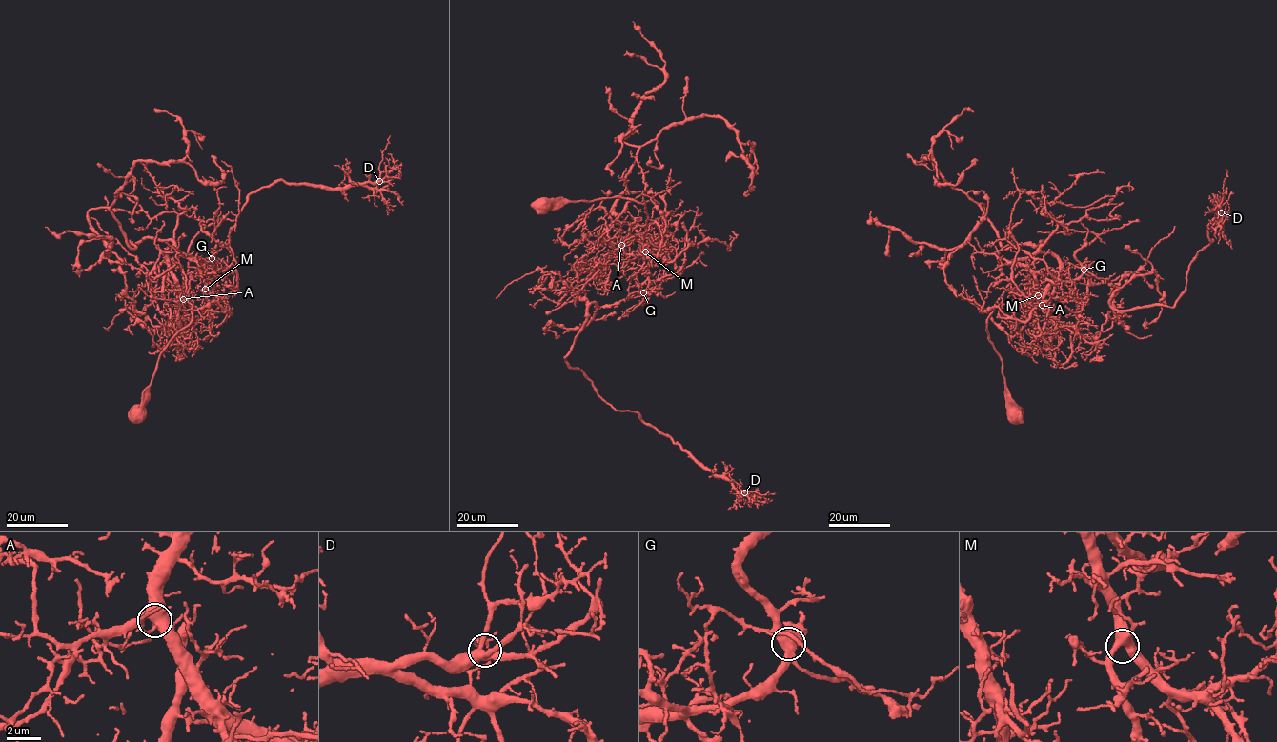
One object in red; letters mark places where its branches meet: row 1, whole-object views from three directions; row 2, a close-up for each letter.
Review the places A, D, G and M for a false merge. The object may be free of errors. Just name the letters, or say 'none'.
G

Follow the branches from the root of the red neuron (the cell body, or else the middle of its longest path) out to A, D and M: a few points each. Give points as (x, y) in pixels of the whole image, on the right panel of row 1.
A: (1014, 416), (1001, 357), (985, 330), (987, 317), (1026, 259), (1047, 251), (1057, 259), (1059, 274), (1042, 305)
D: (1014, 416), (985, 330), (1025, 265), (1011, 262), (1098, 277), (1116, 310), (1172, 307), (1221, 212)
M: (1014, 416), (1001, 357), (985, 330), (987, 317), (1025, 265), (1024, 260), (1011, 262), (1033, 274), (1038, 295)

